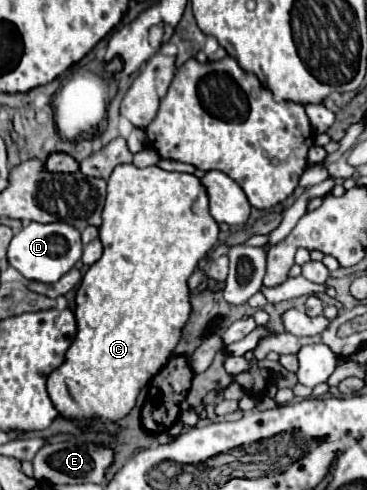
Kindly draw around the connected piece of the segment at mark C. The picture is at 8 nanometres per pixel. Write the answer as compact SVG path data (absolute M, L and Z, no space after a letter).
M118 165L110 179L108 179L108 195L106 195L106 203L104 203L104 211L102 211L102 225L100 225L100 241L104 247L102 257L86 271L86 275L82 277L82 283L76 291L76 337L66 353L66 361L54 369L48 375L48 395L52 399L52 405L56 407L56 411L60 413L60 417L64 419L78 419L78 421L120 421L122 417L126 417L132 407L136 405L136 397L140 393L140 389L168 363L168 359L172 357L174 347L178 345L180 337L182 337L182 329L186 325L186 321L190 319L192 313L192 305L190 305L190 289L188 289L188 277L196 271L198 263L206 257L206 253L216 245L218 241L218 223L212 219L210 211L208 211L208 195L206 189L202 187L200 179L190 175L190 173L170 173L164 171L156 165L152 167L134 167L134 165Z

